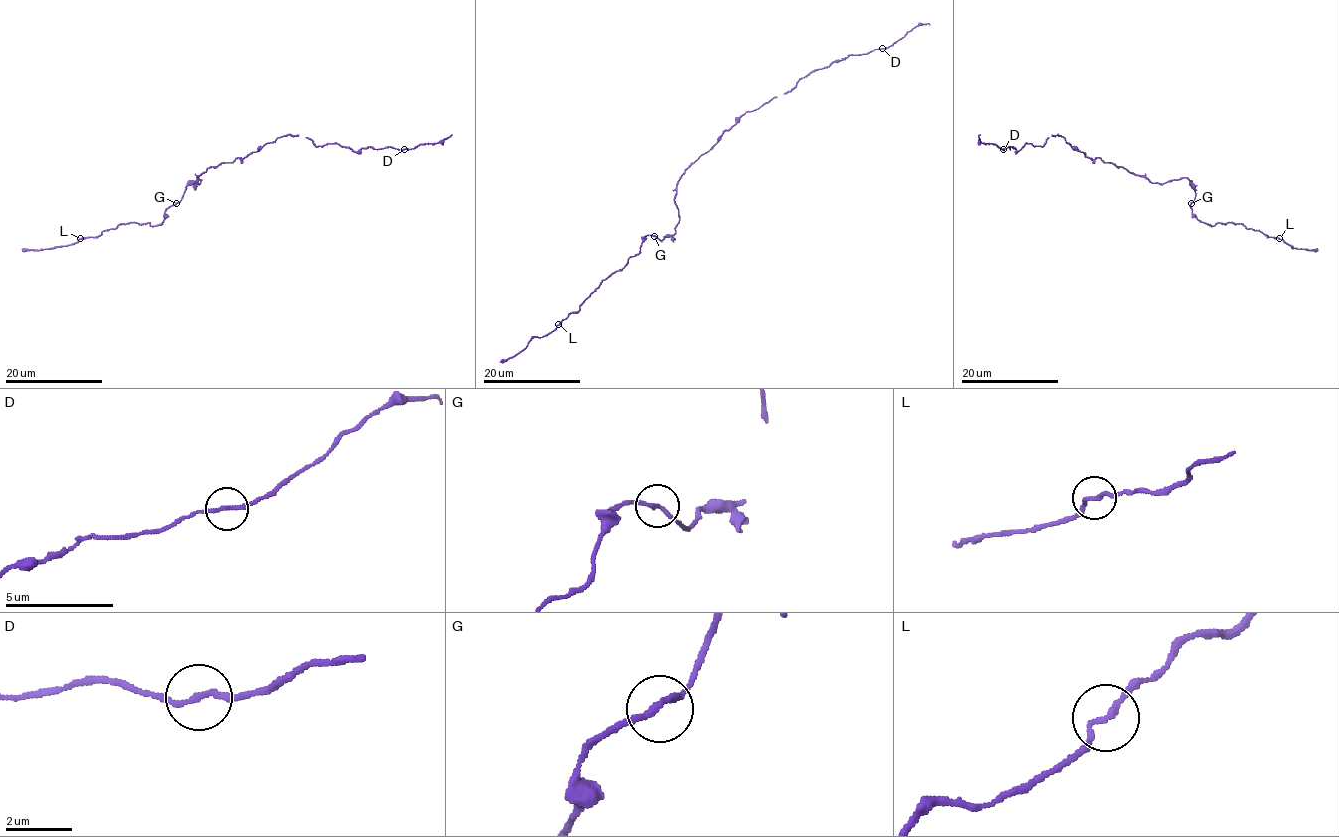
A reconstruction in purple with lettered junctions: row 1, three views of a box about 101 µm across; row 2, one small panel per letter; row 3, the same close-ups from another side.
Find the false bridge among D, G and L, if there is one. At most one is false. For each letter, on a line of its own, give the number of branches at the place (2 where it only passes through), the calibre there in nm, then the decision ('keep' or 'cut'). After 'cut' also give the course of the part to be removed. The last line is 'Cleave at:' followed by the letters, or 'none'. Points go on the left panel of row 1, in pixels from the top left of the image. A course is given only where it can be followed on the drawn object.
D: 2 branches meet; 170 nm thick; keep
G: 2 branches meet; 170 nm thick; keep
L: 2 branches meet; 160 nm thick; keep
Cleave at: none

